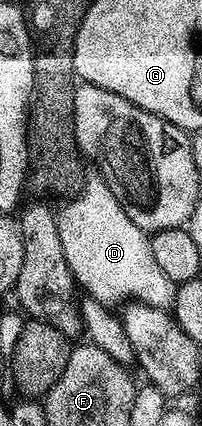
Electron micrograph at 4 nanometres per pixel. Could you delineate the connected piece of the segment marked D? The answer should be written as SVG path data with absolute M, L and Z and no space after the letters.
M102 176L88 177L83 185L83 191L74 198L64 201L63 207L58 207L55 223L57 224L57 236L61 236L61 248L65 252L65 260L71 269L71 275L80 287L87 289L86 293L98 302L112 304L122 298L135 298L136 303L144 302L153 308L167 310L175 305L175 292L177 284L161 272L157 259L153 257L153 248L148 231L137 228L133 220L121 208L117 196L109 188L109 184Z

